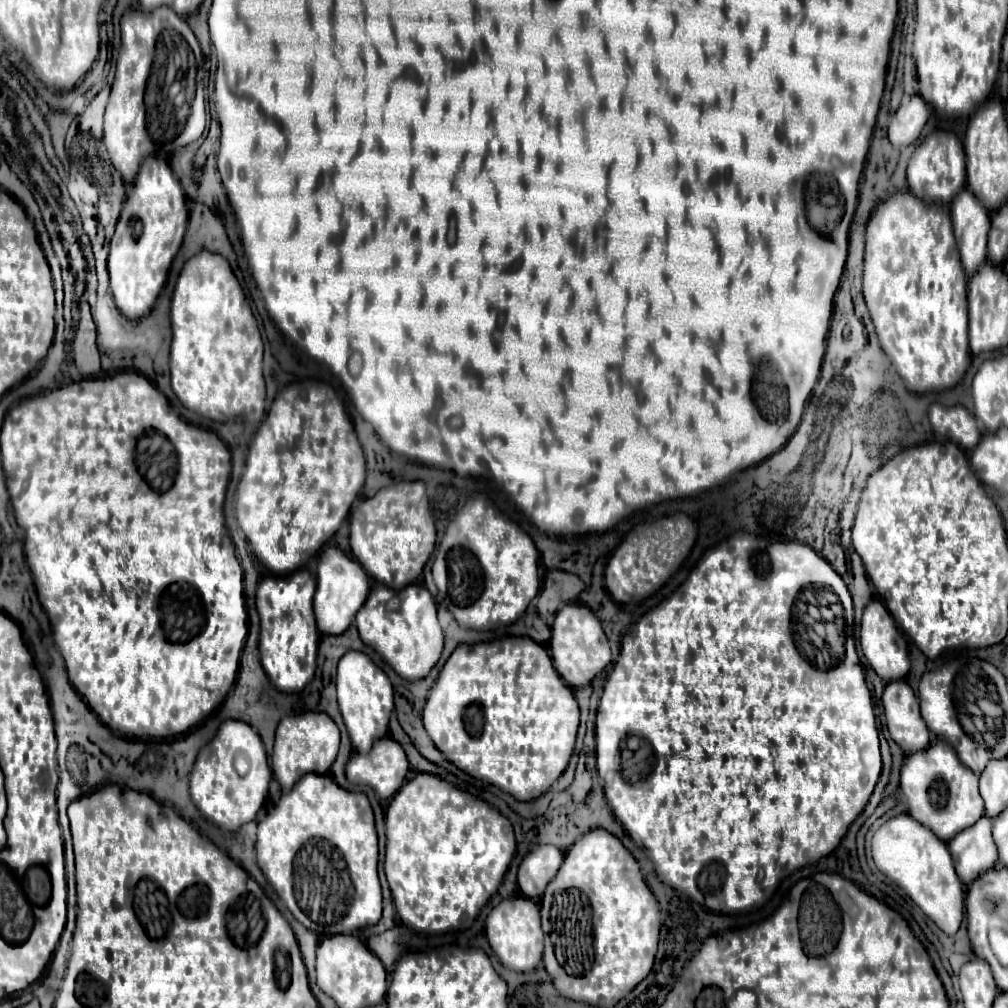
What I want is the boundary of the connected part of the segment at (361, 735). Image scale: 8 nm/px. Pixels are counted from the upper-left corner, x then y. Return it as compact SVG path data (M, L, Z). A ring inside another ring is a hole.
M355 650L347 652L339 660L337 700L355 750L367 754L367 750L371 750L371 742L375 738L385 736L389 728L389 716L393 710L393 686L387 674L381 668L377 668L365 652L355 652Z

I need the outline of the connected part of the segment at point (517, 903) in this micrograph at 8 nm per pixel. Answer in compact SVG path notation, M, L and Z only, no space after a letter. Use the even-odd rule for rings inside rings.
M513 896L507 900L501 900L487 916L485 922L485 934L487 940L501 960L505 968L517 970L517 972L531 972L541 956L543 956L543 928L541 928L541 916L539 916L539 906L531 898L523 896Z

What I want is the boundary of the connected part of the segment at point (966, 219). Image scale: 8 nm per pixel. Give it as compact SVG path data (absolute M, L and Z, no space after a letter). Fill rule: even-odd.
M963 188L951 202L951 218L961 262L967 276L971 276L987 260L989 212L971 190Z

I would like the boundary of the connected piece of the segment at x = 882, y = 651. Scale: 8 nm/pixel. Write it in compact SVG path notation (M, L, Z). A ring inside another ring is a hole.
M871 600L863 612L863 620L861 620L861 650L869 662L869 666L885 680L895 680L895 678L905 678L909 672L909 656L907 656L907 640L903 636L903 632L897 628L893 616L889 614L889 610L885 608L885 604L881 600Z

